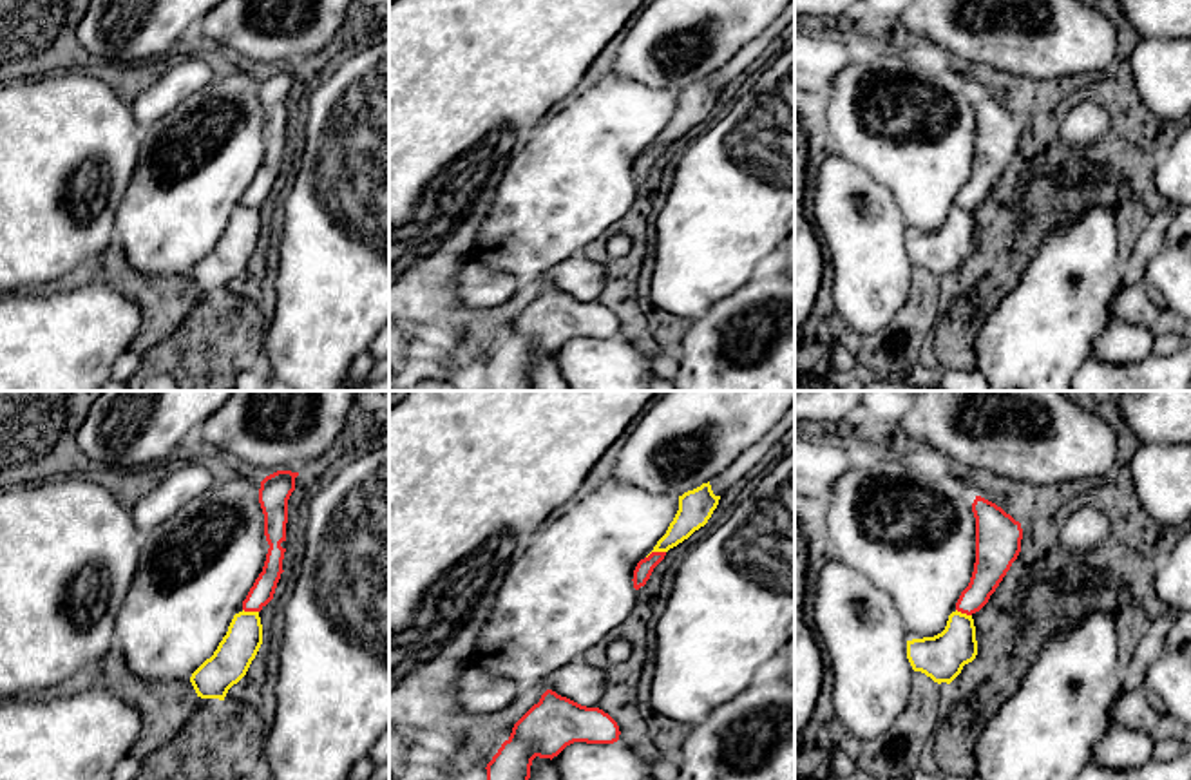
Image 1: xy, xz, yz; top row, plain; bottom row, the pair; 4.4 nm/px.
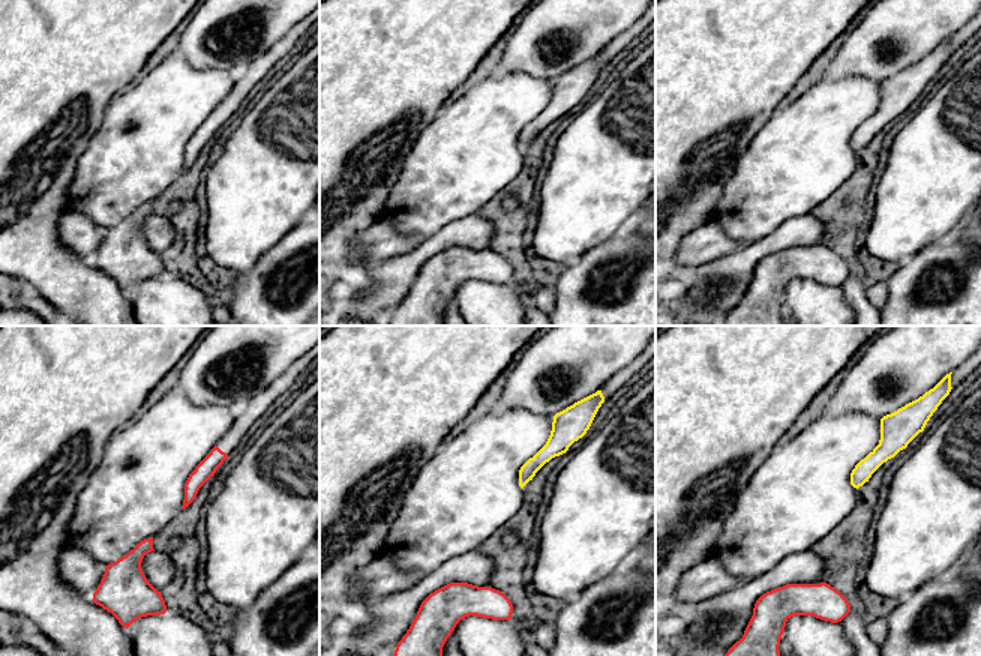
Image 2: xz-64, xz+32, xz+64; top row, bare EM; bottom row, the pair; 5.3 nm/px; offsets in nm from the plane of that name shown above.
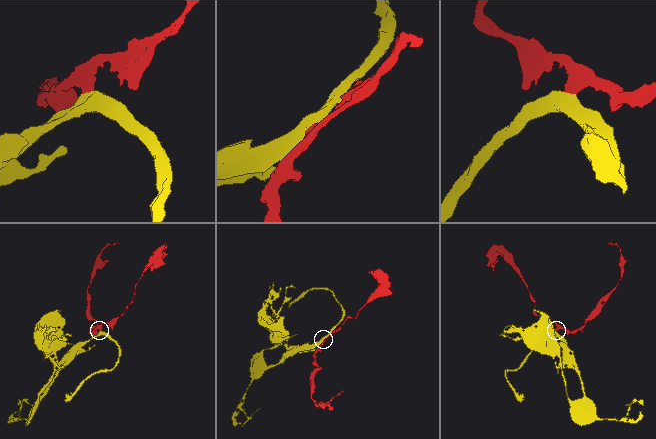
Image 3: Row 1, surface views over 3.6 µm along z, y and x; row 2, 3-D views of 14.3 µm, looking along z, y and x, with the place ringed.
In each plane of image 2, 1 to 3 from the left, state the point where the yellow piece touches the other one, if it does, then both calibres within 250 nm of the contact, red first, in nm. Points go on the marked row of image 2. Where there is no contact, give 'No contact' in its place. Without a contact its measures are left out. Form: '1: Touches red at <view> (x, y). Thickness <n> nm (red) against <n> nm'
1: No contact
2: No contact
3: No contact

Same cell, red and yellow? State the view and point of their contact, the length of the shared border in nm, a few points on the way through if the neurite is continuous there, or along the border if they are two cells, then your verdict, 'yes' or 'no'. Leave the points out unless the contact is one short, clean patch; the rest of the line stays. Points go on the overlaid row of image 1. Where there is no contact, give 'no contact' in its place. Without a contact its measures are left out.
contact xz (656, 552); length 90 nm; way xz (645, 567), (656, 552), (694, 511); yes

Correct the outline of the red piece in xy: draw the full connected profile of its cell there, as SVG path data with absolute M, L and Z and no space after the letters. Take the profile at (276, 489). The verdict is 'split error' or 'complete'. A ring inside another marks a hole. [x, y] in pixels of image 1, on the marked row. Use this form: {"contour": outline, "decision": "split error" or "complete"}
{"contour": "M277 471L261 481L259 503L264 514L264 536L270 545L262 572L243 601L243 610L233 615L217 650L190 677L201 699L224 700L228 690L248 671L262 644L259 612L273 599L281 579L286 548L288 499L295 490L299 472Z", "decision": "split error"}

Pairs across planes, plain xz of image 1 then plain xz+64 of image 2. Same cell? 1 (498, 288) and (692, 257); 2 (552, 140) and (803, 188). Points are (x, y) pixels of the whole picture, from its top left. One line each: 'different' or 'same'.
1: same
2: same

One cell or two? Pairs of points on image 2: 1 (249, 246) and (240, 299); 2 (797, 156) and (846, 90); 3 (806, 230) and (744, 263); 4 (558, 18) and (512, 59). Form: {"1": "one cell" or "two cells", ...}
{"1": "two cells", "2": "one cell", "3": "one cell", "4": "one cell"}

